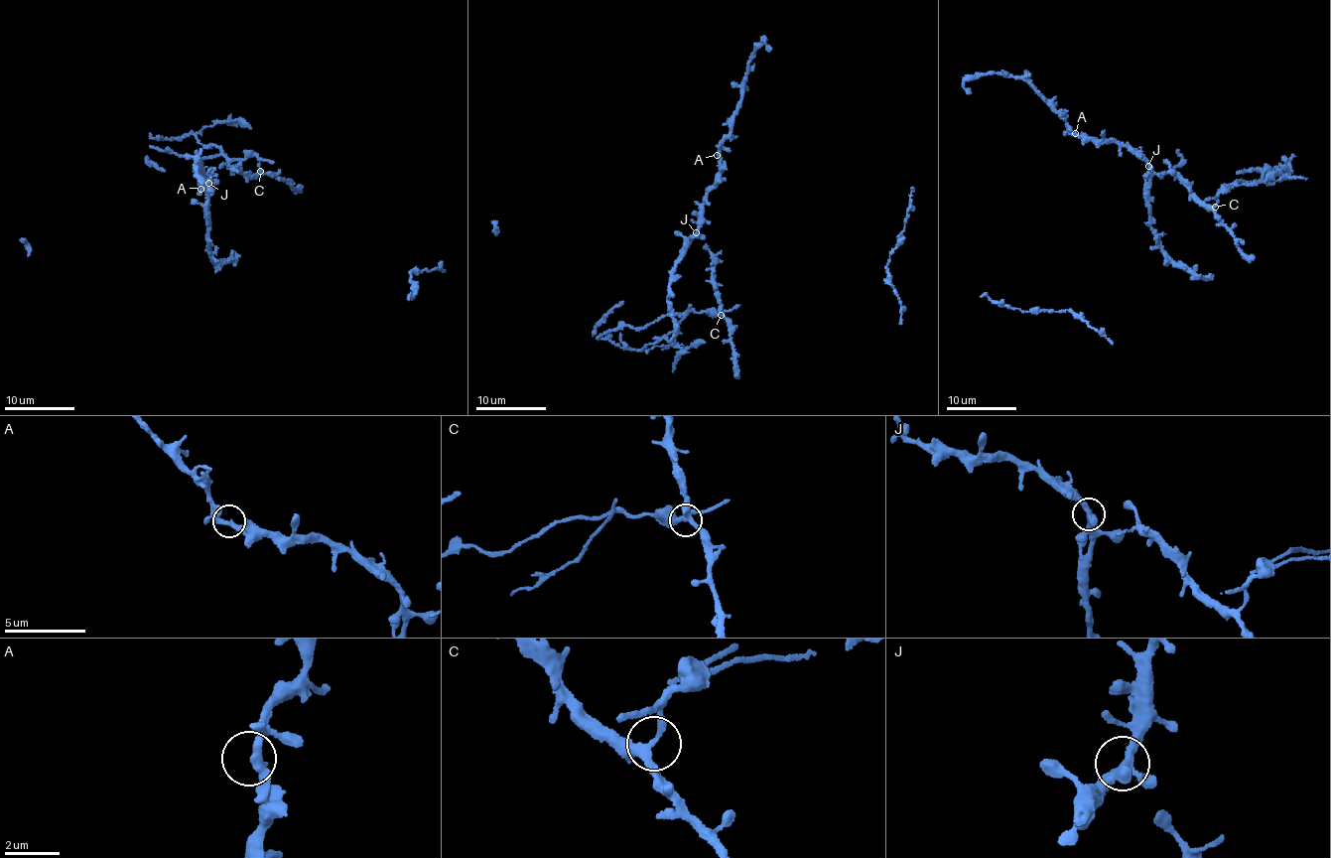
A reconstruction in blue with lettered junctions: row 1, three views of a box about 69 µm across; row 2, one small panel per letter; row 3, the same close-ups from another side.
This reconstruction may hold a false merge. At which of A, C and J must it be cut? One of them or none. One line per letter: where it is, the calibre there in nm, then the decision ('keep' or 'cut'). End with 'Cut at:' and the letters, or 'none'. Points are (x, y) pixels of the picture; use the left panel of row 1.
A: at (200, 189); 240 nm thick; keep
C: at (260, 171); 240 nm thick; cut
J: at (208, 183); 240 nm thick; keep
Cut at: C

